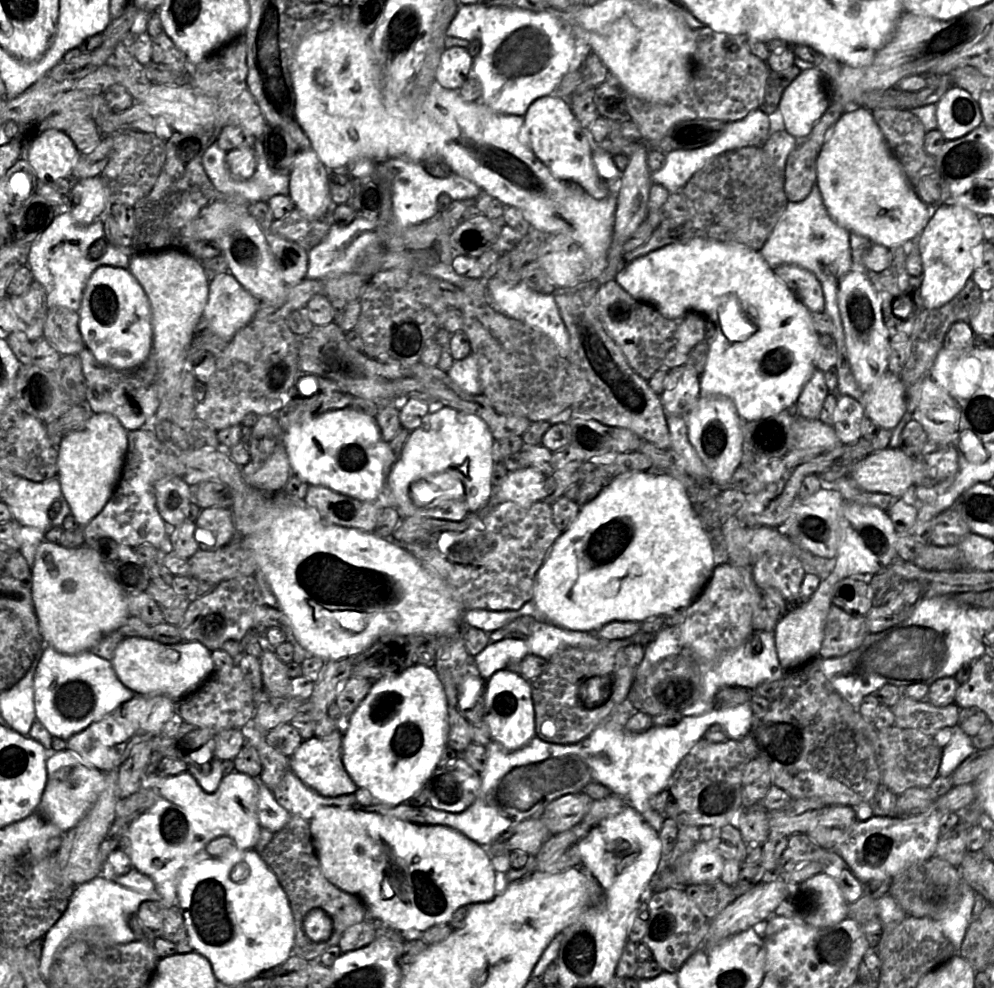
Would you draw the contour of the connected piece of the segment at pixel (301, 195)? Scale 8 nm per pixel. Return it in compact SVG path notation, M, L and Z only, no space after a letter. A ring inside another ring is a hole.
M309 148L299 151L289 174L289 194L306 218L321 219L331 212L329 170L316 152Z

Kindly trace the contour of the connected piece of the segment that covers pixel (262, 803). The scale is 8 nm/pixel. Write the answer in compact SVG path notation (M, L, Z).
M259 776L253 777L258 785L257 814L261 827L276 833L292 818L290 812L275 800L272 790L268 788Z

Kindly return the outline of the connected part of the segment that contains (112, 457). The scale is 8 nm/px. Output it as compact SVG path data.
M94 413L79 429L65 434L58 448L61 491L81 527L105 507L121 478L128 451L128 430L109 413Z

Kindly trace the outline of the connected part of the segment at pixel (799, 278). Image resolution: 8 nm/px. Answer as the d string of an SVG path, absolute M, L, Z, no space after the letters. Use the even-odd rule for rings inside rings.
M782 264L773 271L810 312L825 312L824 293L813 272L794 264Z

